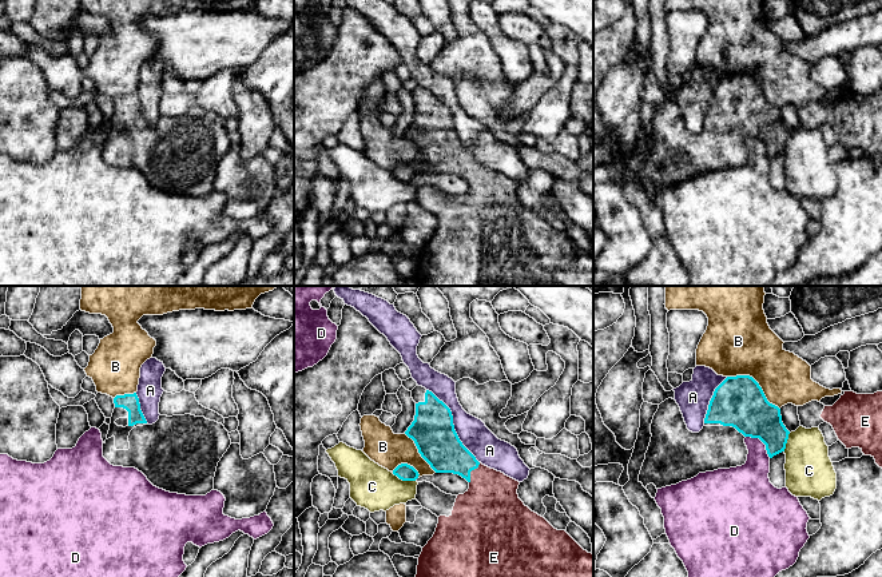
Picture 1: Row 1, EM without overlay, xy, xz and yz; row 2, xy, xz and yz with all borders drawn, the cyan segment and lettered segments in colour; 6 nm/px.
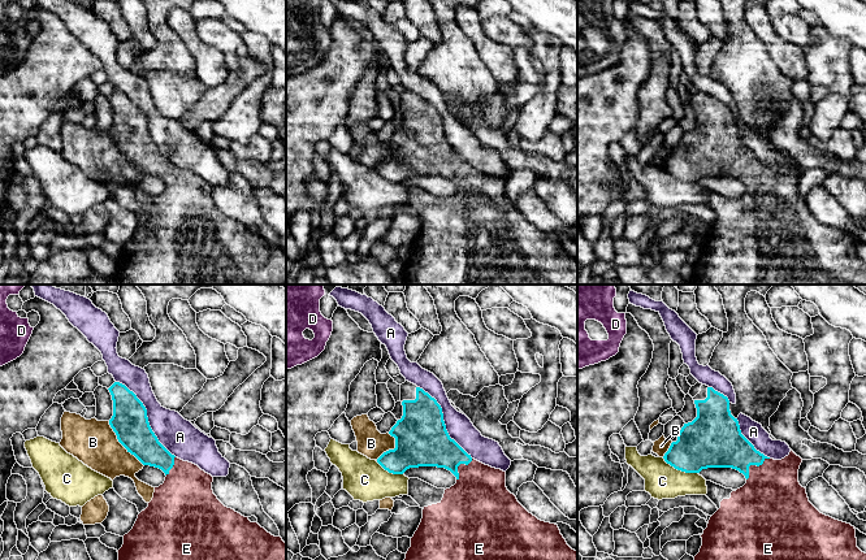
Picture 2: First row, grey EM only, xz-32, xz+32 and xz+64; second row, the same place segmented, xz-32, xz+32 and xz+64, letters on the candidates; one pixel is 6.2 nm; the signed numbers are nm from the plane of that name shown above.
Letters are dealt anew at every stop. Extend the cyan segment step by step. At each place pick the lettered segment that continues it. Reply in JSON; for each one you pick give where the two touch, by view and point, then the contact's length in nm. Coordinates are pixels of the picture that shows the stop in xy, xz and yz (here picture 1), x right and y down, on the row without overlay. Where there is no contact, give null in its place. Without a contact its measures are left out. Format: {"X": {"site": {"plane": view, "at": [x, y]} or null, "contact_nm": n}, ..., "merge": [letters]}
{"E": {"site": {"plane": "xz", "at": [471, 171]}, "contact_nm": 140}, "merge": ["E"]}

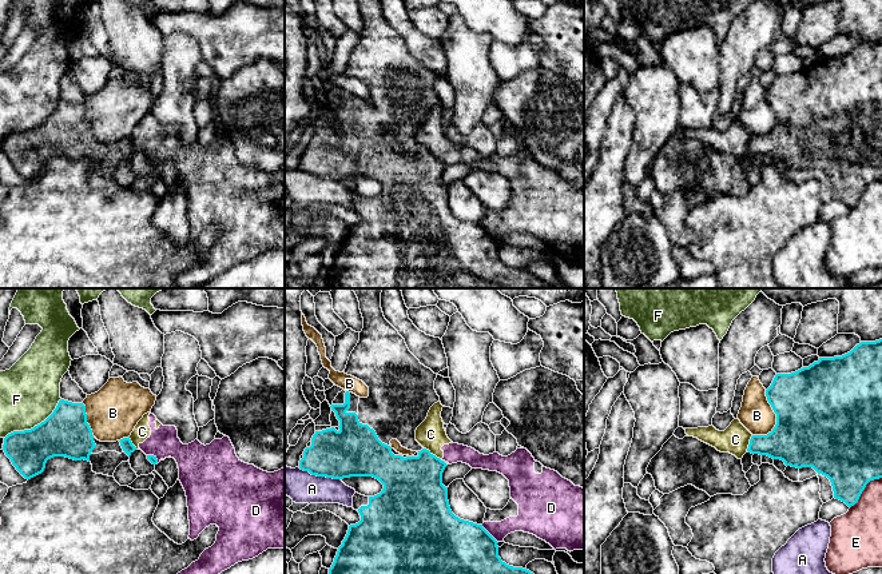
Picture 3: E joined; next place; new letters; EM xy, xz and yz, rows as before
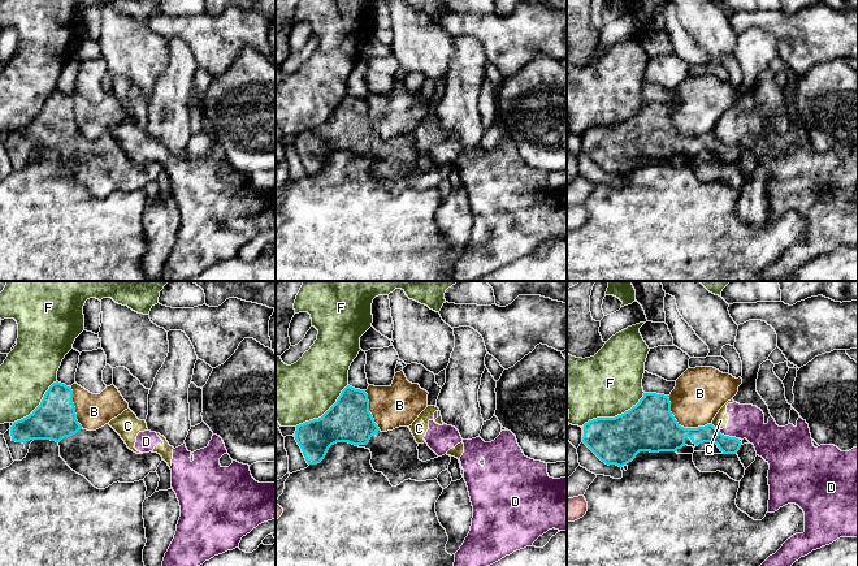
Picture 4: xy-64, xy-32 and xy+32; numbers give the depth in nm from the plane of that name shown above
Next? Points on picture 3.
{"merge": []}

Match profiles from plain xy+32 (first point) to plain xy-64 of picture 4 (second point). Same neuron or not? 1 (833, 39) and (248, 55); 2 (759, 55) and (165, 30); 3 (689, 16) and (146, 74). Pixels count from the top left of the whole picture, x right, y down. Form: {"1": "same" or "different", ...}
{"1": "different", "2": "different", "3": "same"}

